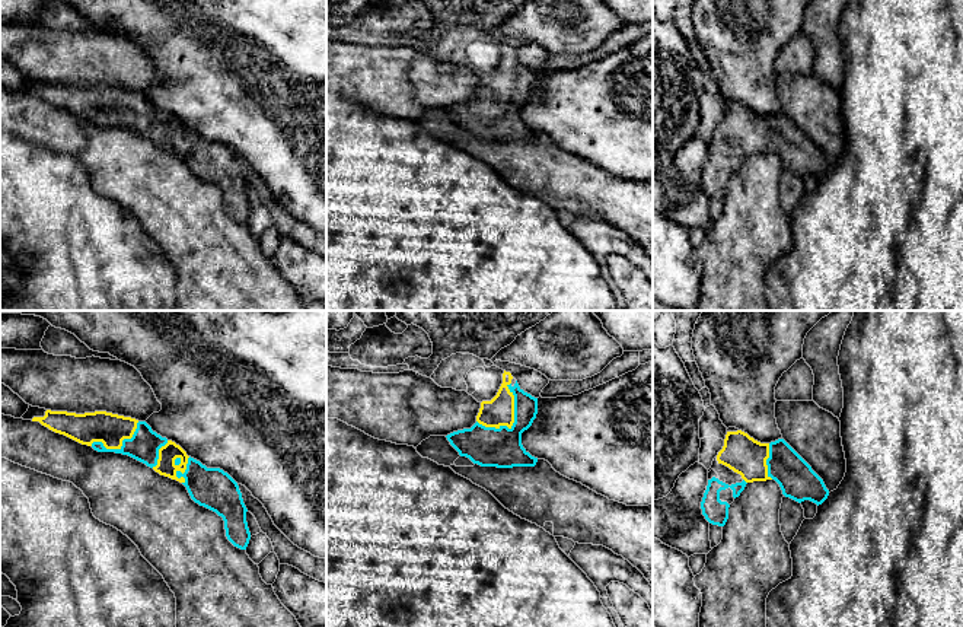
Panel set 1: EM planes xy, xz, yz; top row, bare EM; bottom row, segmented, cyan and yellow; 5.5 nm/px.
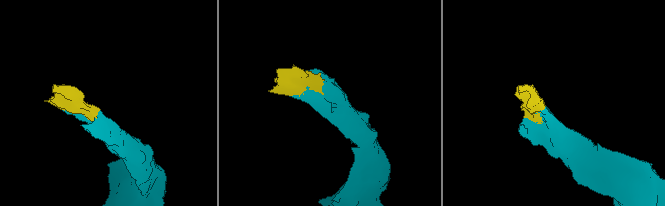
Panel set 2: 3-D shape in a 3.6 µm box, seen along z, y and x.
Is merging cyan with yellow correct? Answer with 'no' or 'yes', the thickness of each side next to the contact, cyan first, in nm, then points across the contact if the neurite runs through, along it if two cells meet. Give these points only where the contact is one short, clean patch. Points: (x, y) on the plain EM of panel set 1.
yes | 220/160 nm

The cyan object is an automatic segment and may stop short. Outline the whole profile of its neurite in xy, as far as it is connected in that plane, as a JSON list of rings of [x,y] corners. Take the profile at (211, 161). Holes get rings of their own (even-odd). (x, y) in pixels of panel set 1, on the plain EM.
[[[32,79],[20,92],[39,95],[98,125],[128,128],[160,149],[182,156],[195,176],[223,191],[227,213],[246,223],[251,213],[248,182],[237,156],[223,143],[207,141],[188,130],[179,118],[153,105],[146,95],[106,85],[76,87]]]

